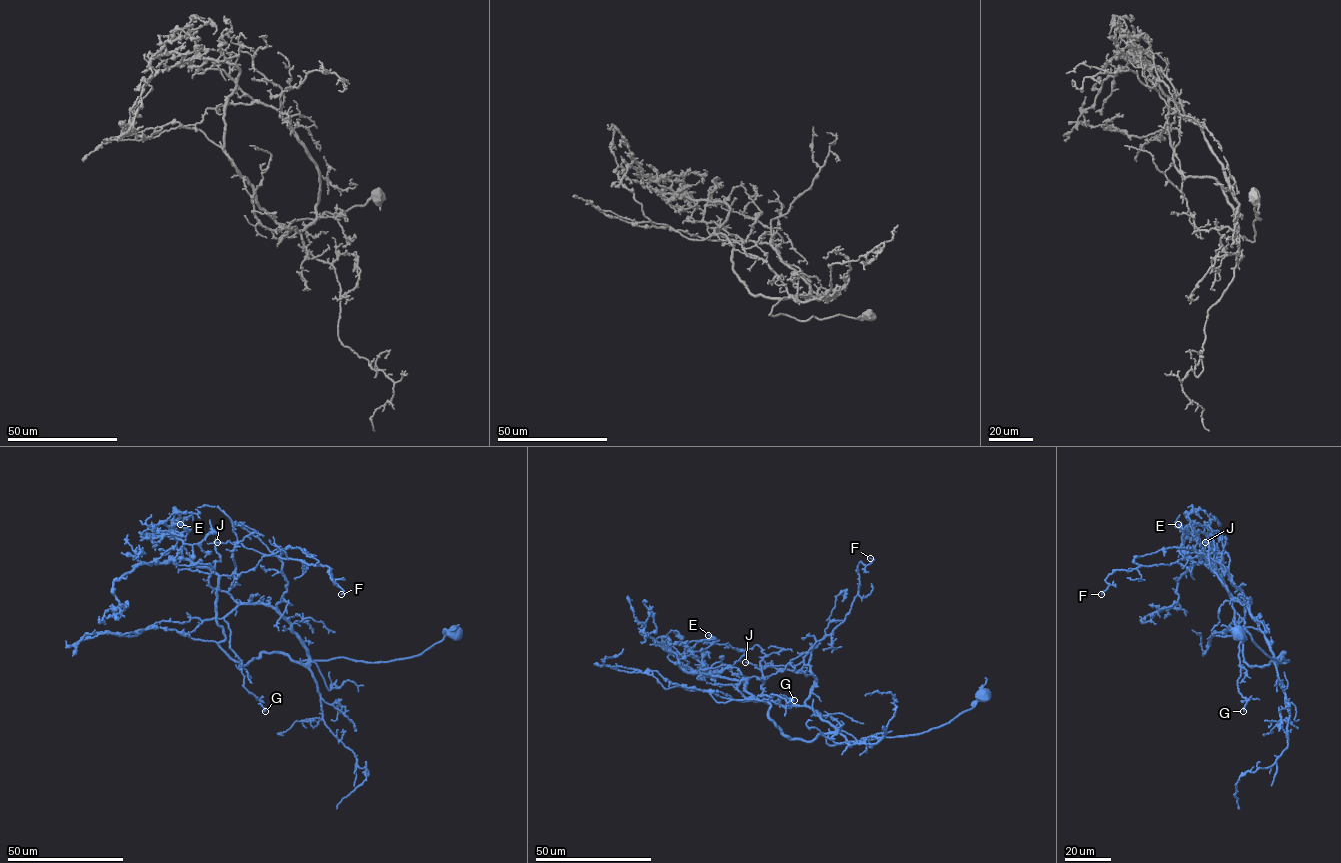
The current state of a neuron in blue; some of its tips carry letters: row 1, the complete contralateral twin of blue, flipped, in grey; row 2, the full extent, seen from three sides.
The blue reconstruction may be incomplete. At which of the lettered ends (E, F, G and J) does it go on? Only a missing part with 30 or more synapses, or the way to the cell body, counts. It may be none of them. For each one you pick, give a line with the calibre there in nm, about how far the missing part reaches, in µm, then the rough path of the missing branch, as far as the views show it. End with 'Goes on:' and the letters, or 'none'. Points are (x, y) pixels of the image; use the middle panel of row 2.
Goes on: none

